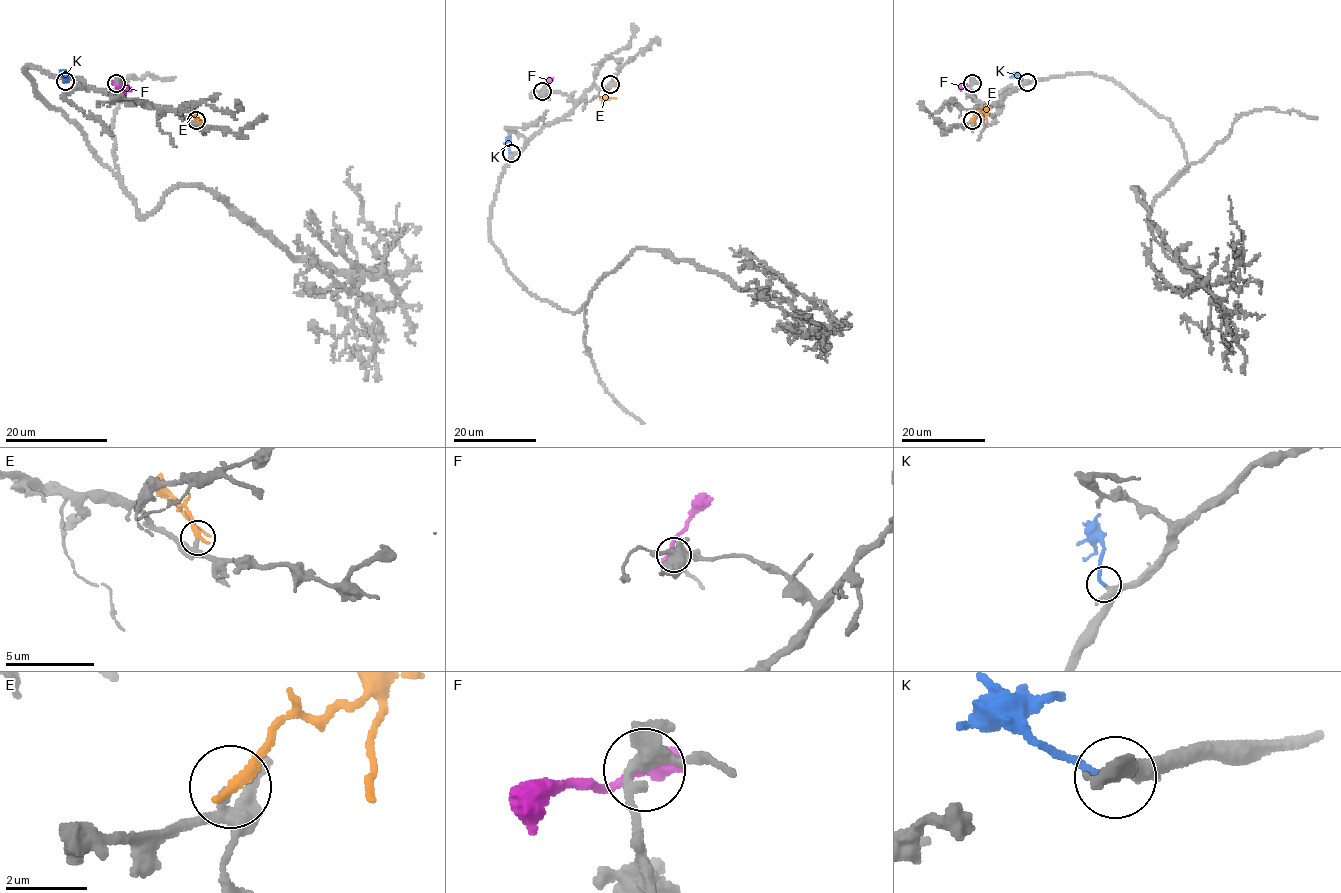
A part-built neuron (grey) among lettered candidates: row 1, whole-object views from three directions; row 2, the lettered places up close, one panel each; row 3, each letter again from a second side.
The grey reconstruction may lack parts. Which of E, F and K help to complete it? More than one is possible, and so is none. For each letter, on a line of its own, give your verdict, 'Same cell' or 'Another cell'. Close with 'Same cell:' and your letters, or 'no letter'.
E: Another cell
F: Another cell
K: Same cell
Same cell: K

